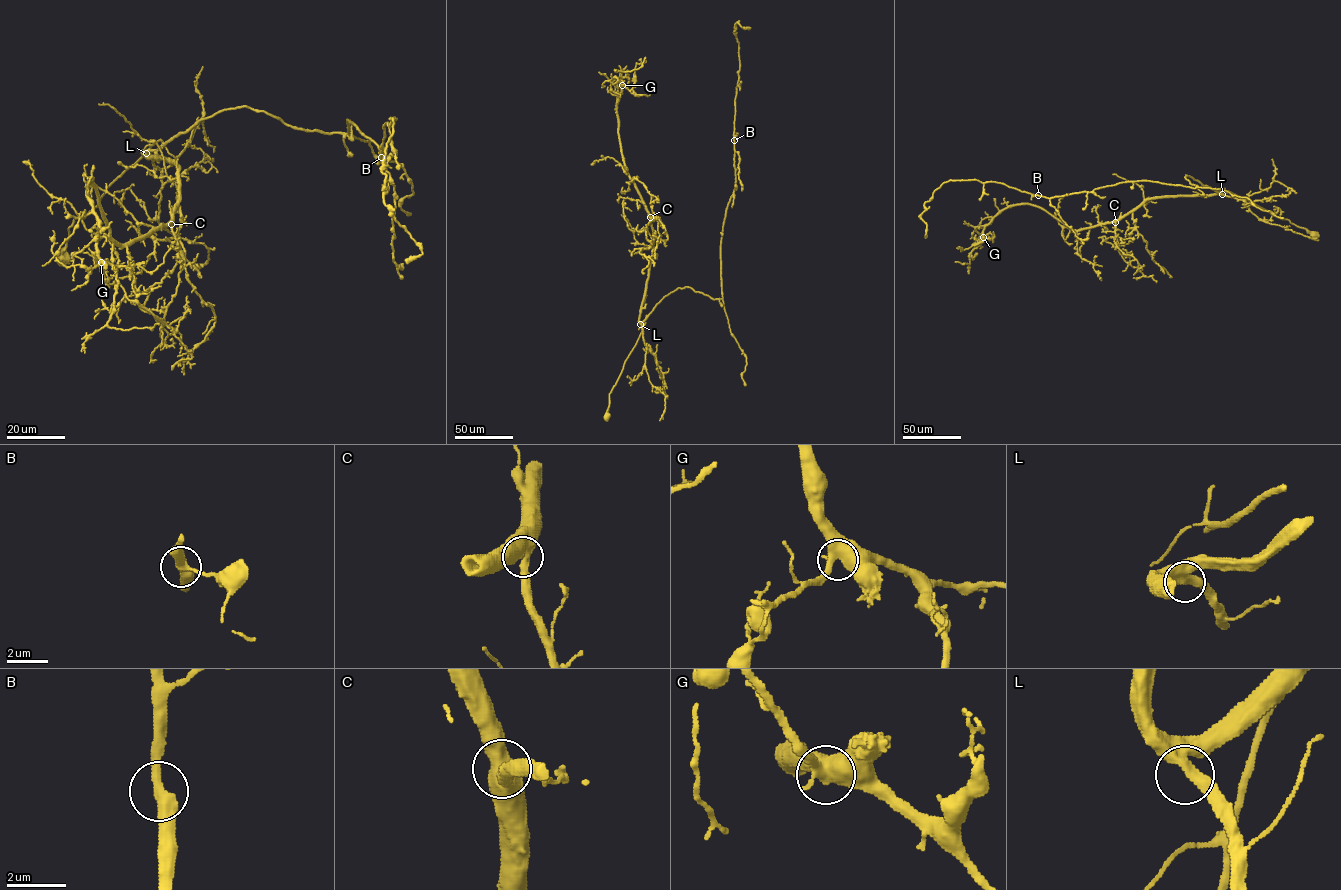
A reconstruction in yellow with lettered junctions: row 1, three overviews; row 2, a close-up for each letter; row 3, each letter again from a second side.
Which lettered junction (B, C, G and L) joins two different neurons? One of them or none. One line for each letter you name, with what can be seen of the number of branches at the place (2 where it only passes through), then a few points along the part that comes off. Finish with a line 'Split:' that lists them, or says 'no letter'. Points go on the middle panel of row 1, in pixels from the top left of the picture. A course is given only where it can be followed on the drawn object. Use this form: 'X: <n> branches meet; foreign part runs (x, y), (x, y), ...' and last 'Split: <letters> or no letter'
Split: no letter

